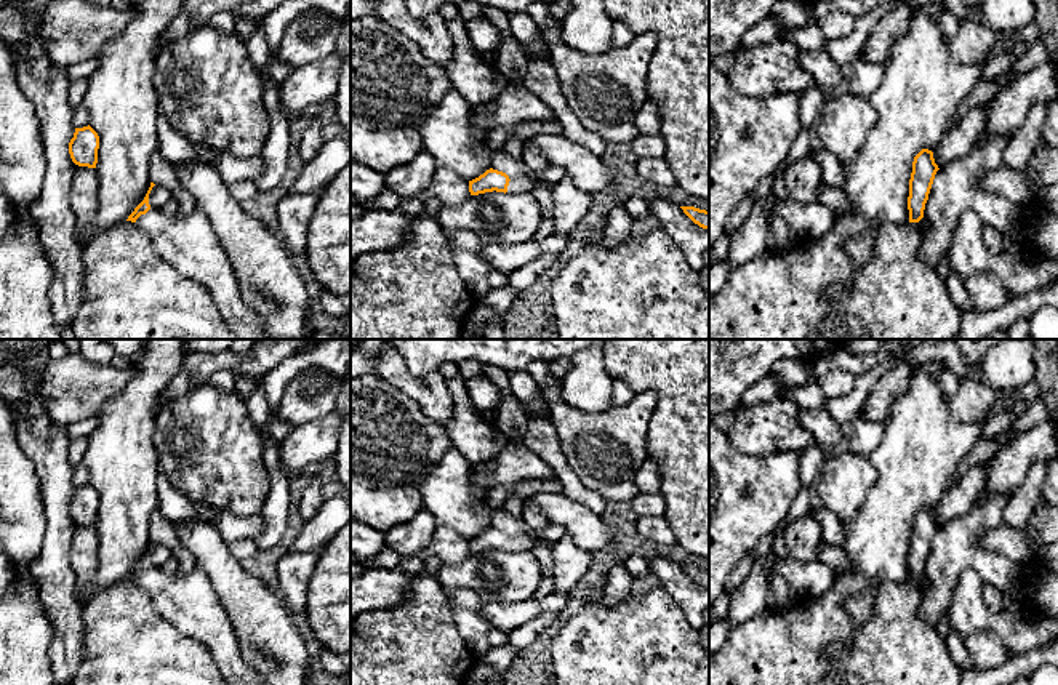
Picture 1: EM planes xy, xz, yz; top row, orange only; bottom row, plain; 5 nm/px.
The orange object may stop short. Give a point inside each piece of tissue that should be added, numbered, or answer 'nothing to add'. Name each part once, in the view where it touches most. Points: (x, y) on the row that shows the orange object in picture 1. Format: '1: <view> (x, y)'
1: xz (522, 178)

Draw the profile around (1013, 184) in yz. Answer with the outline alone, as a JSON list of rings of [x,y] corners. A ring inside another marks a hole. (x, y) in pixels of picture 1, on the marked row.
[[[1005,163],[996,171],[983,176],[980,179],[980,187],[1002,195],[1016,206],[1026,205],[1037,198],[1037,189],[1029,181],[1026,171],[1015,170]]]

